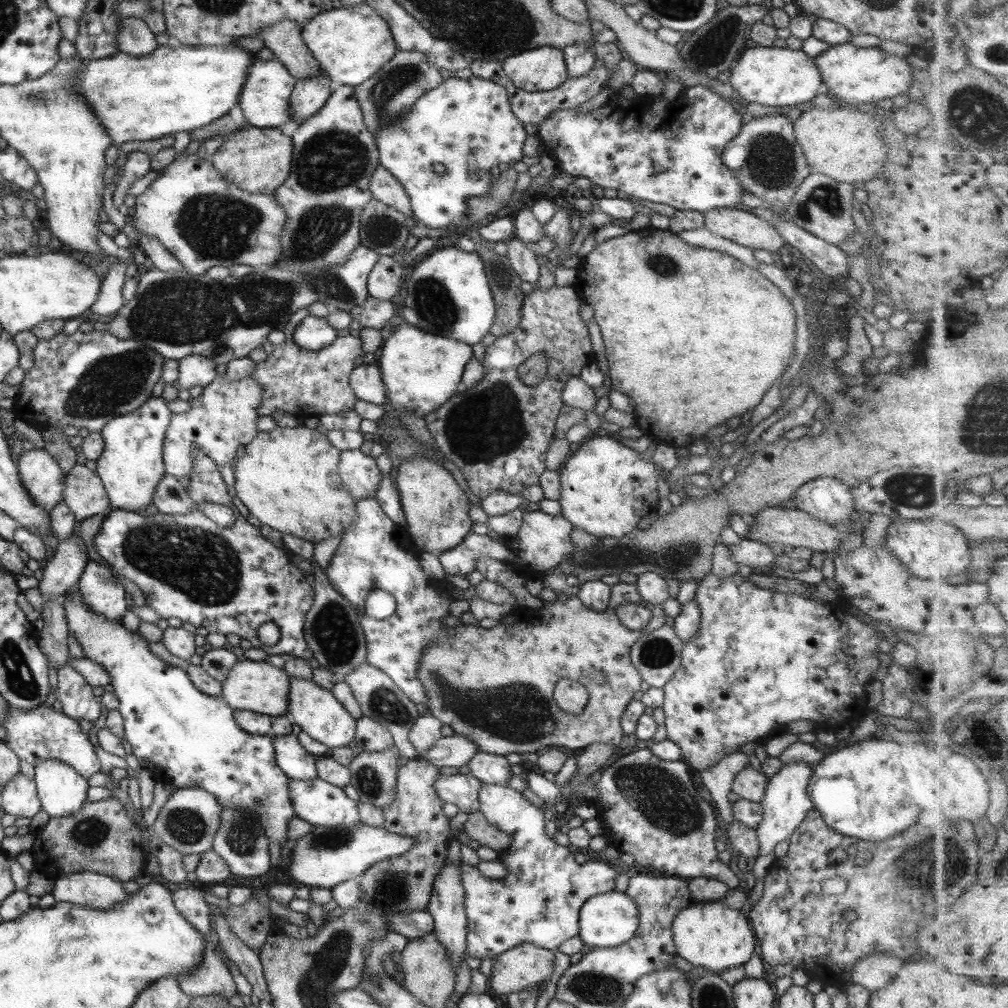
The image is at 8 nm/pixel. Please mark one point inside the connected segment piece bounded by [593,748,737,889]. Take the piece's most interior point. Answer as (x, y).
(648, 807)

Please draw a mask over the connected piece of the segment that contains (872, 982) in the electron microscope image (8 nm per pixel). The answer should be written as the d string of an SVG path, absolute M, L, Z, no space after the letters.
M887 953L867 955L850 967L850 981L873 992L891 981L893 976L897 974L897 970L901 968L901 962L906 961L887 955Z

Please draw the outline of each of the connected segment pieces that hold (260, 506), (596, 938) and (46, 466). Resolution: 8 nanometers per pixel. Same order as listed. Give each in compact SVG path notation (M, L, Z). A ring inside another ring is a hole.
M275 427L259 432L244 446L242 458L236 459L235 494L249 514L281 534L310 543L341 536L357 517L355 500L349 496L337 474L340 450L327 442L316 429Z
M609 891L588 898L578 912L578 937L585 946L613 948L627 942L637 930L637 905L623 892Z
M44 449L22 451L17 459L21 482L39 506L49 511L62 502L64 476Z

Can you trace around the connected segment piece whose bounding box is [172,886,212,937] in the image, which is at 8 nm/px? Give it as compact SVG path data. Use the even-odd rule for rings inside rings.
M184 887L172 892L172 902L177 912L187 919L203 937L212 932L209 927L208 904L203 901L202 891Z

